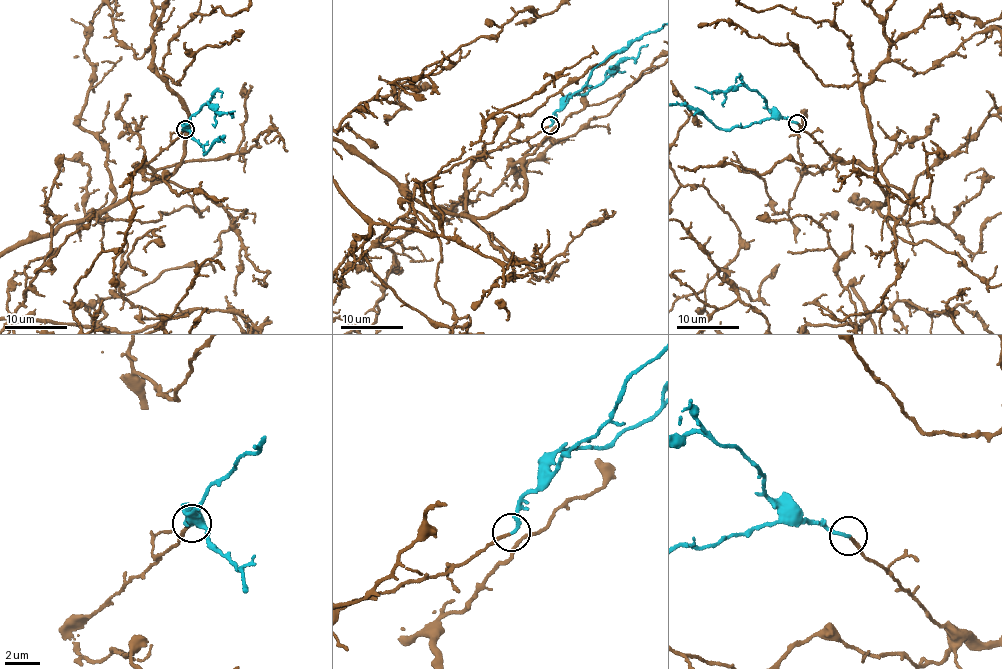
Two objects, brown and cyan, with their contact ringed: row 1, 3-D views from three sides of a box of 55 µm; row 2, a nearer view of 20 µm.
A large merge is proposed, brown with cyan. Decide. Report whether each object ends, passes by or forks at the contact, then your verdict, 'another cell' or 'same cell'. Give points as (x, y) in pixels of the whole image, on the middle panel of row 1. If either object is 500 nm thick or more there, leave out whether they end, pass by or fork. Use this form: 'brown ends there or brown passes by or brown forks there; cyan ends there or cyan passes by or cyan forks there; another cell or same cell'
brown ends there; cyan ends there; same cell

